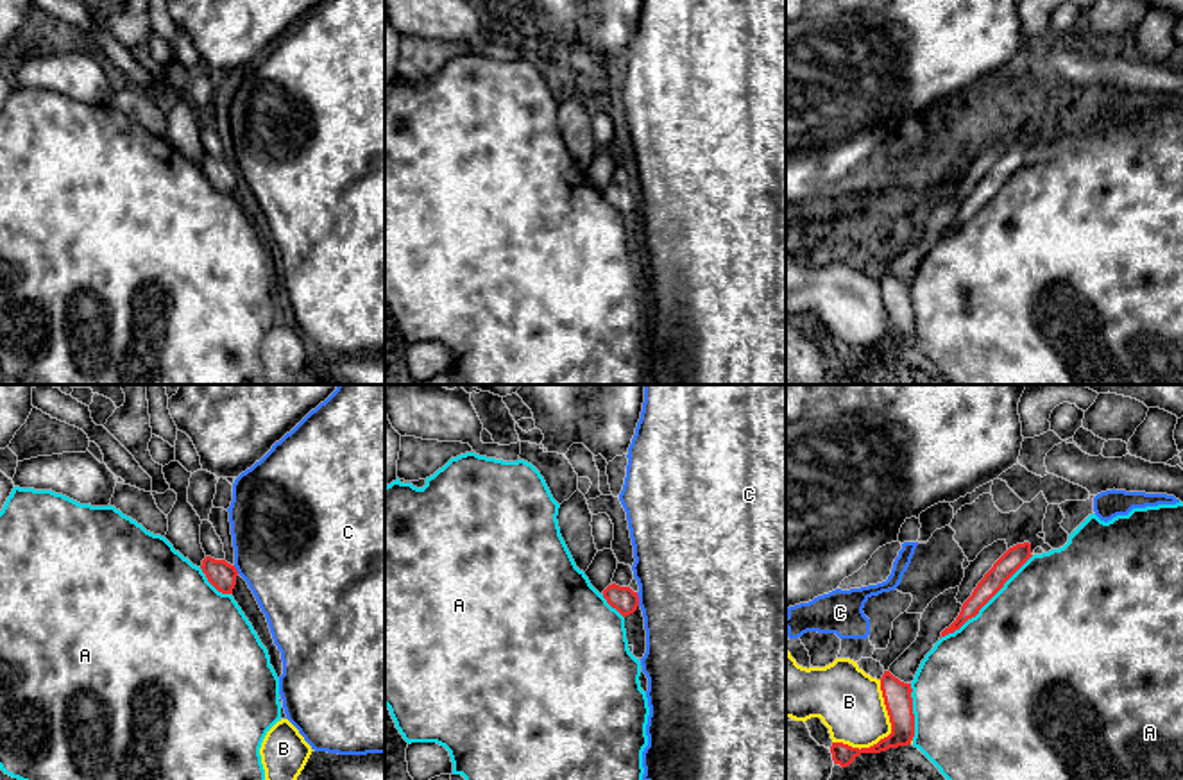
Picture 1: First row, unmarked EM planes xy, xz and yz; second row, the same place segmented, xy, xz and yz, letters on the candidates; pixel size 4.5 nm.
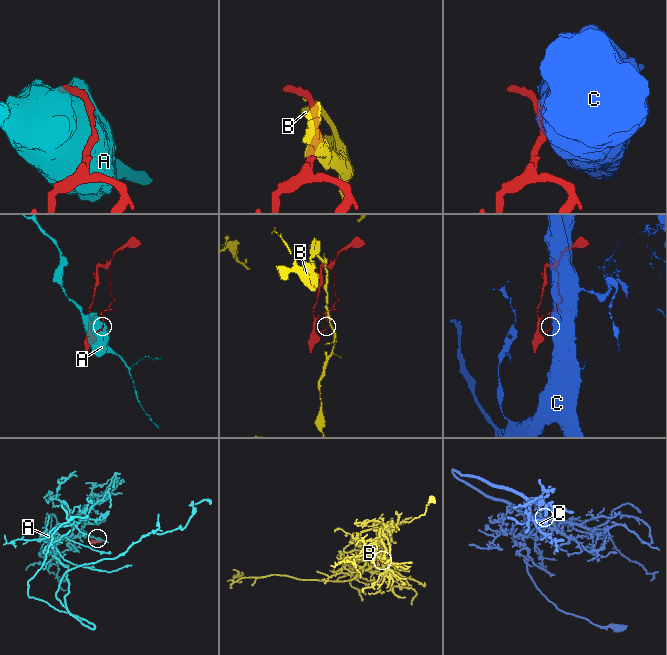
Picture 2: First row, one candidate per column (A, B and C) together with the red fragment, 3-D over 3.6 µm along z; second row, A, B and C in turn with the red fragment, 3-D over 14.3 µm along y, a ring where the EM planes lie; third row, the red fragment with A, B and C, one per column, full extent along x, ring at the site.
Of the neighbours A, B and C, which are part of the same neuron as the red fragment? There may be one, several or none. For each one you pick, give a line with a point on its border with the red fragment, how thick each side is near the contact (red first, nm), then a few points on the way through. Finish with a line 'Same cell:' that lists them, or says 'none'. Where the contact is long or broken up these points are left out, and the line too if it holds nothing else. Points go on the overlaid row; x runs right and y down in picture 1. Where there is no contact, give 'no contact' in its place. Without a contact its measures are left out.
Same cell: none

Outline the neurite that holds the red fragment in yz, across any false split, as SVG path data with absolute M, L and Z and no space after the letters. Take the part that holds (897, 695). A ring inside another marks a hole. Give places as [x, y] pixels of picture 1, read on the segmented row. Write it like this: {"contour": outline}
{"contour": "M884 671L881 678L881 691L884 705L891 723L891 733L881 739L870 748L852 748L843 742L832 742L830 753L834 764L841 767L850 766L861 753L881 753L889 748L907 746L915 737L915 714L913 714L913 698L911 683L904 683L895 678L889 671Z"}

